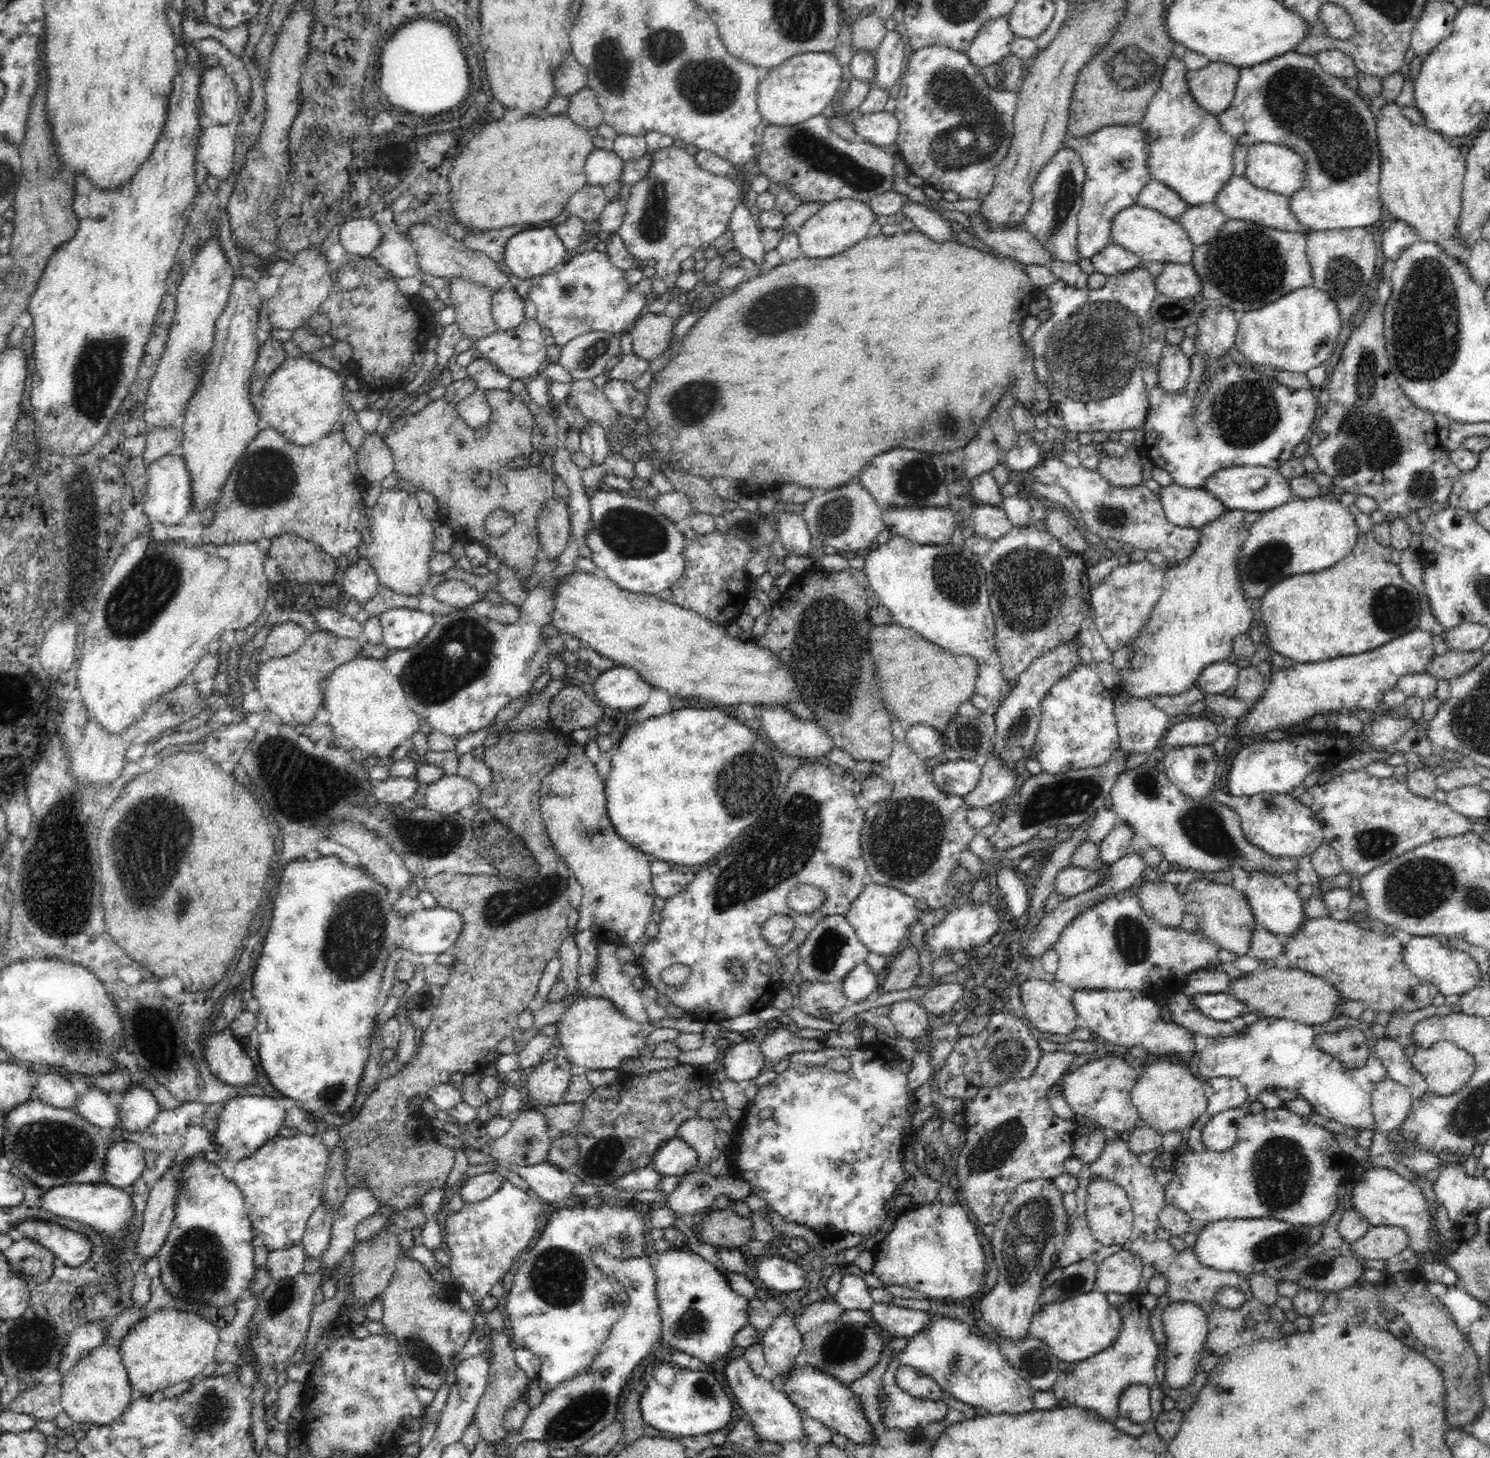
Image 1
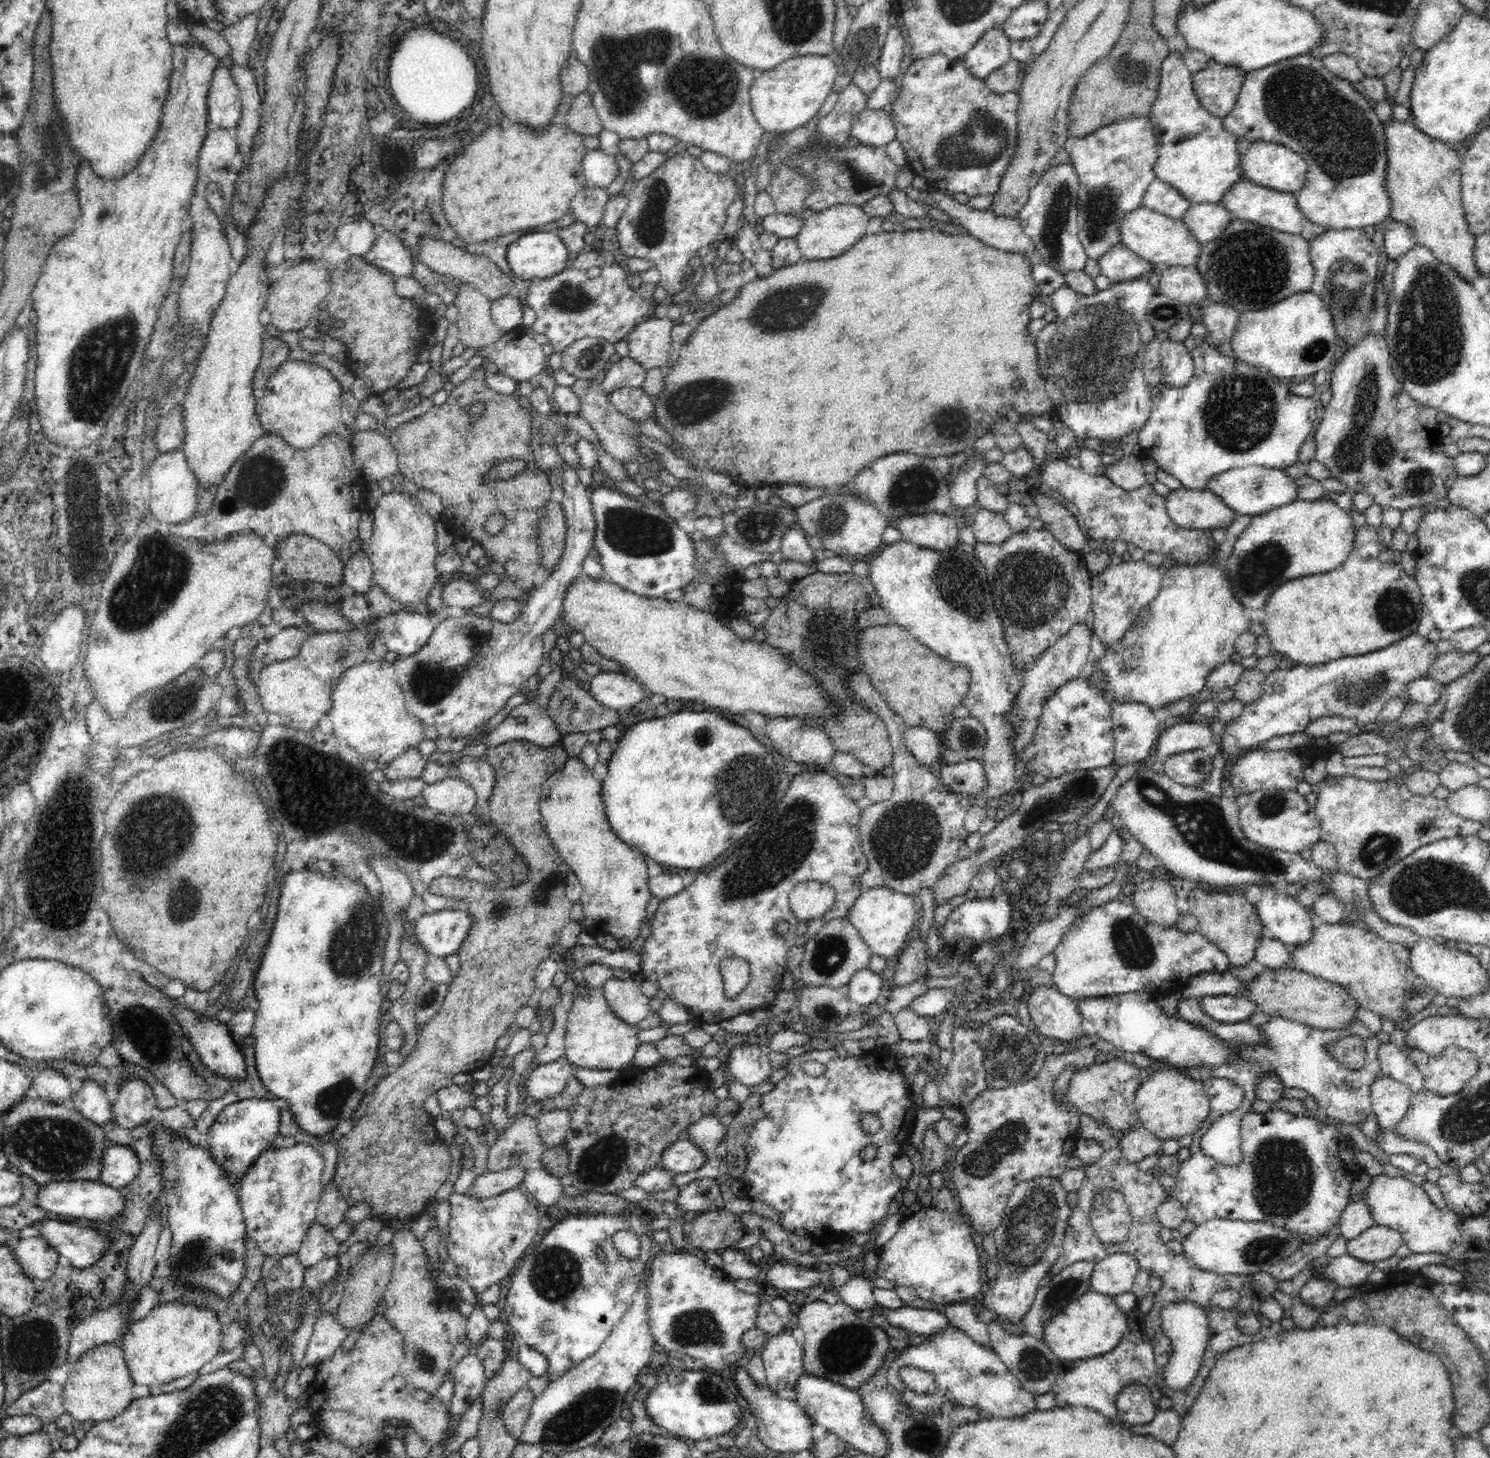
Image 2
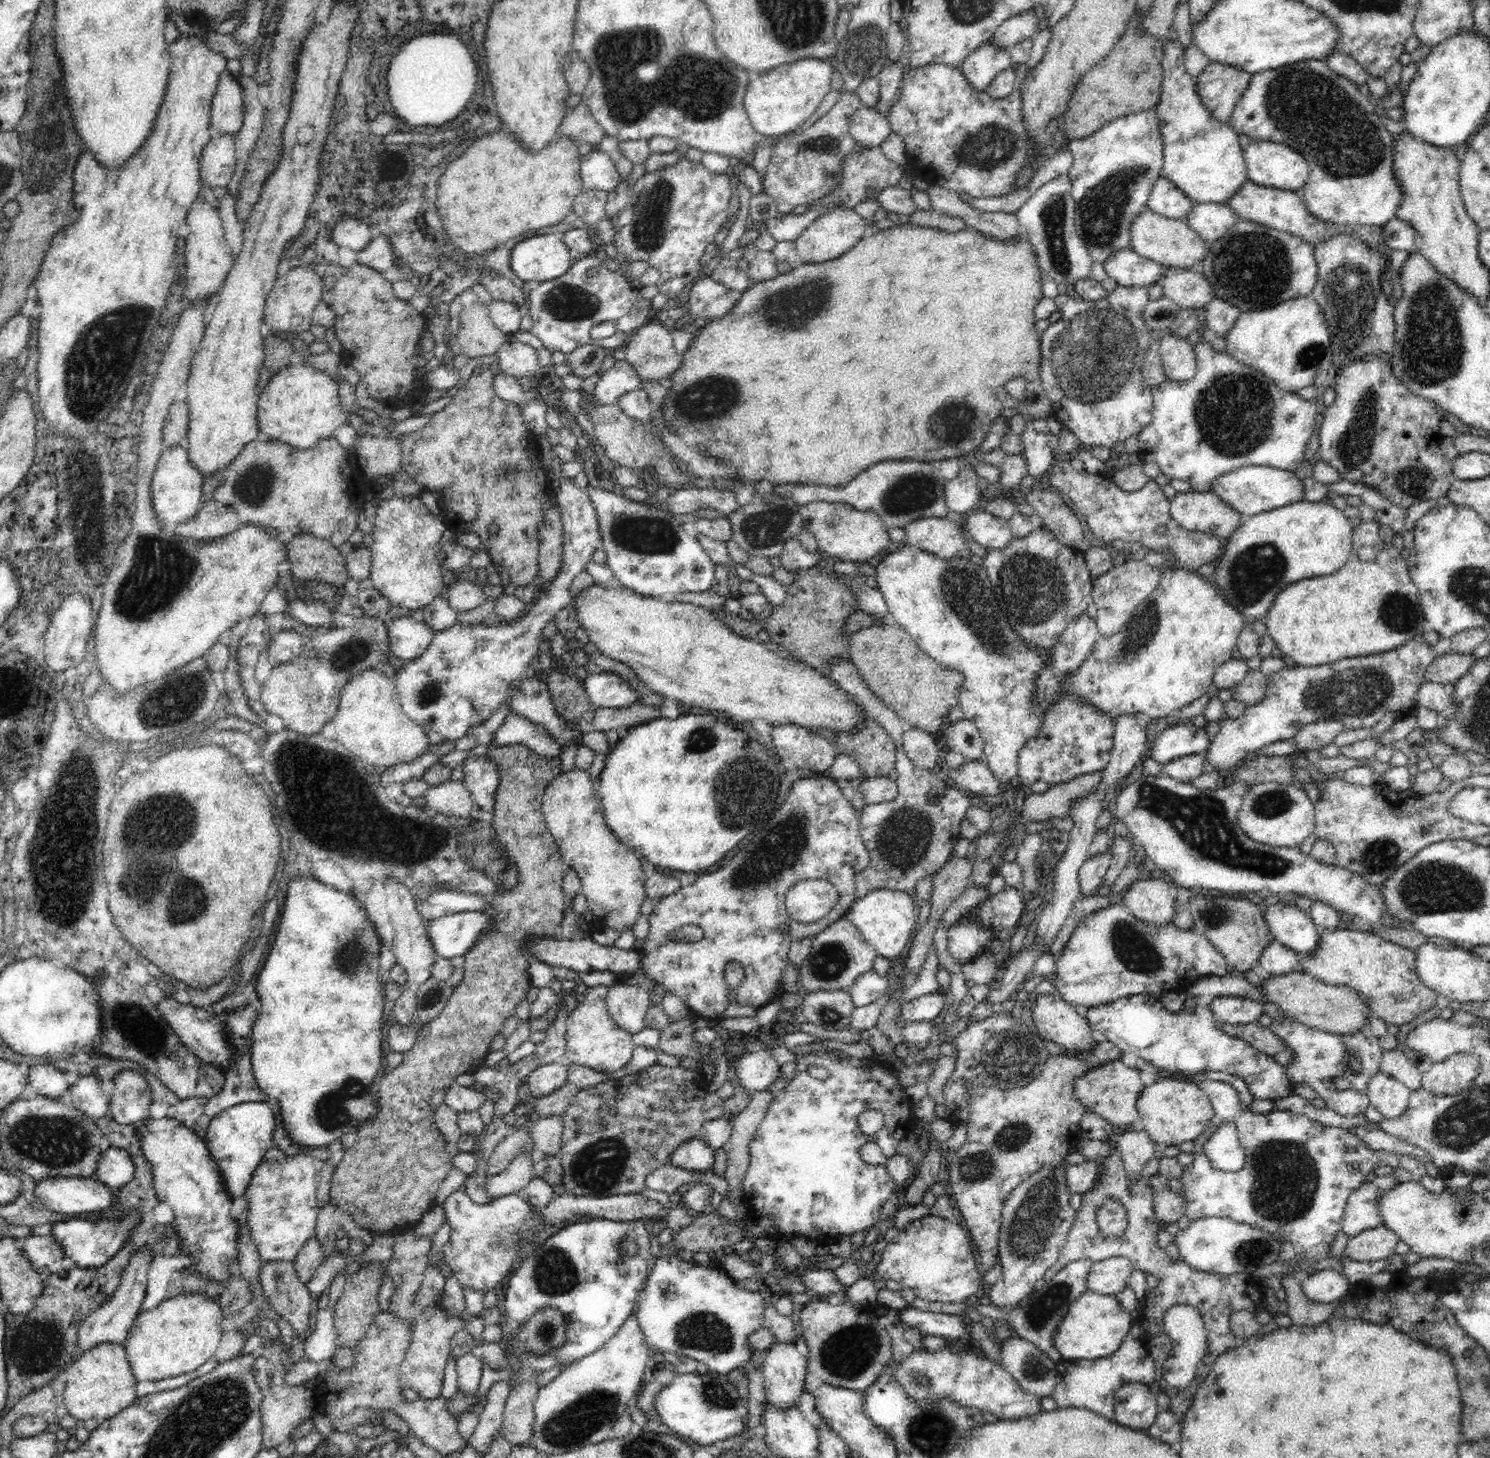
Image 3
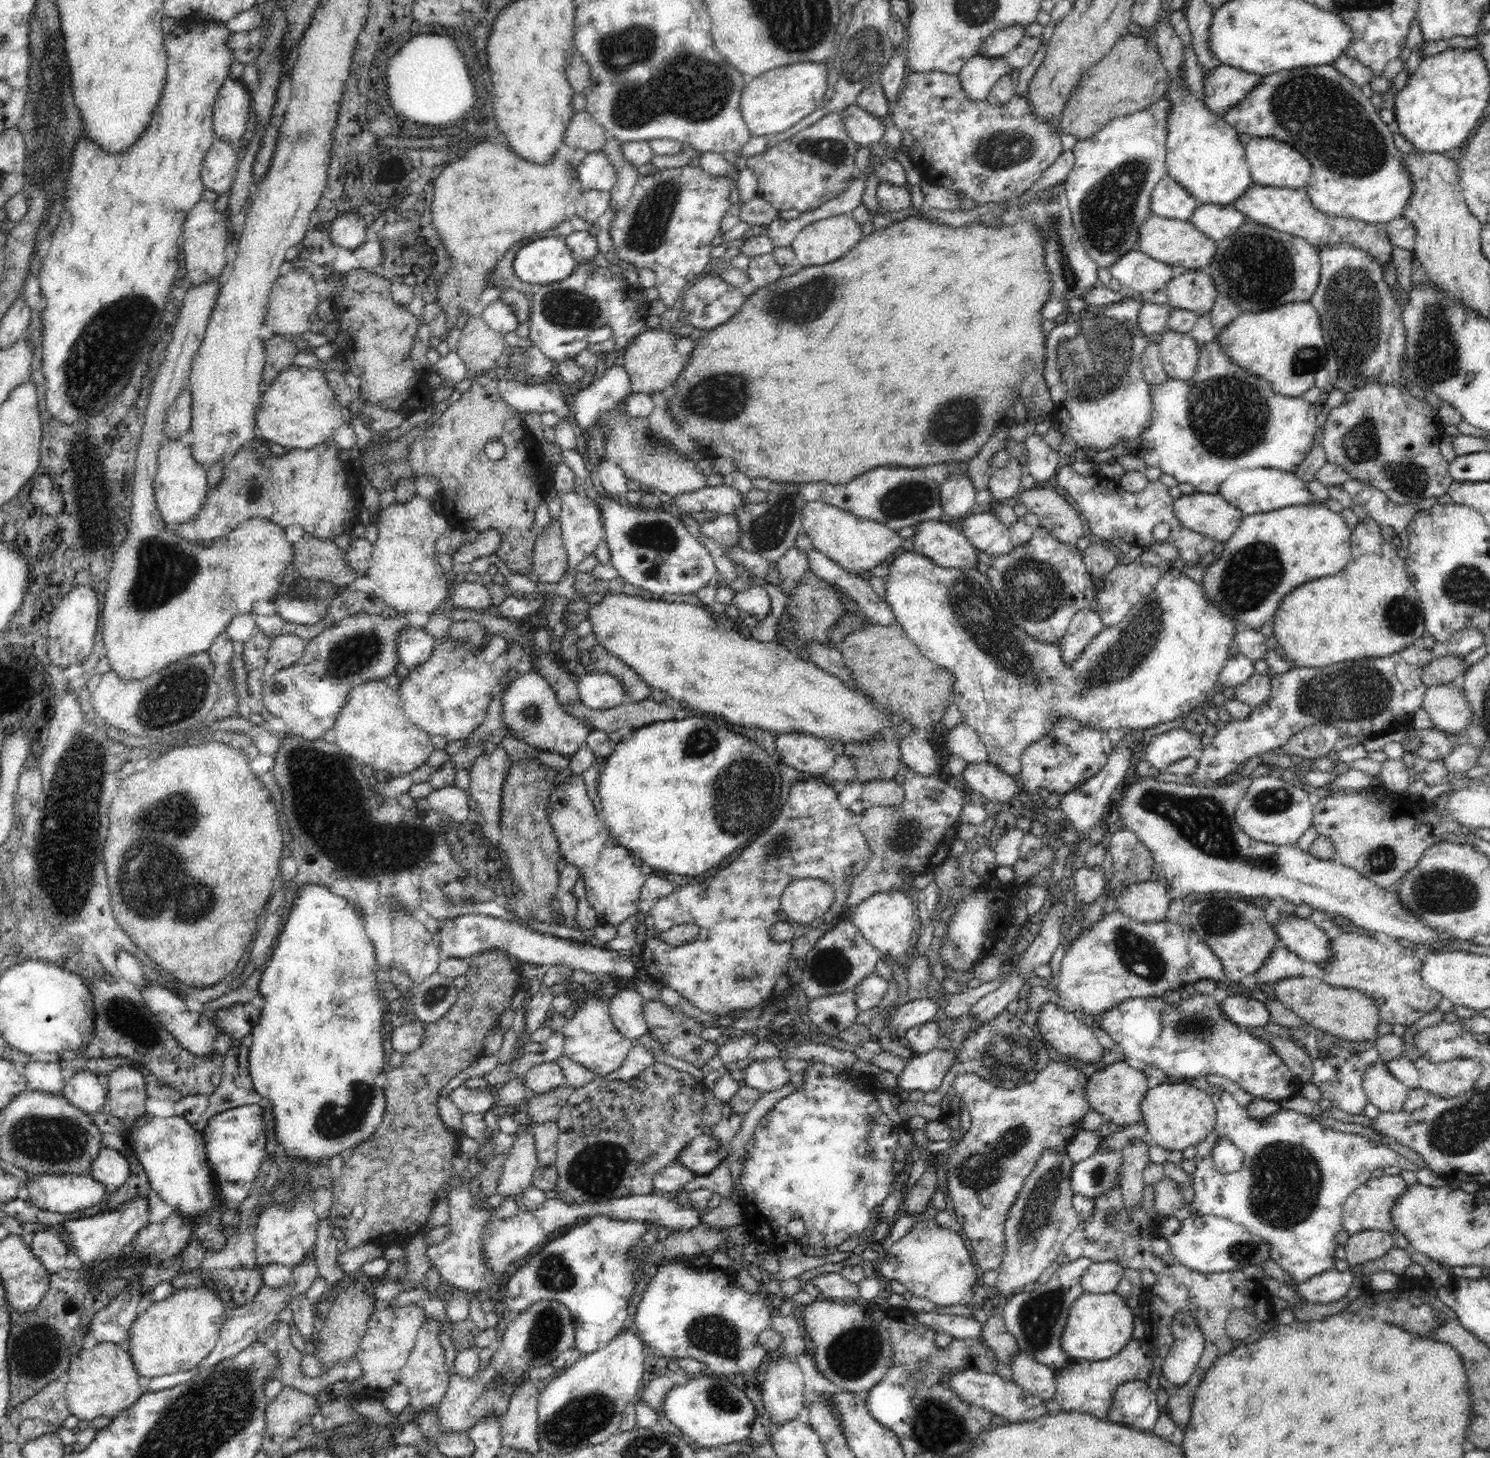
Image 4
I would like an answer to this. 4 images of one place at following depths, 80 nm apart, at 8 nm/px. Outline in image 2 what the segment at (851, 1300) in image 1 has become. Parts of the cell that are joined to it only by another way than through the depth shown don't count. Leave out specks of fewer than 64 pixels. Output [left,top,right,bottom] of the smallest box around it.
[838,1271,877,1311]

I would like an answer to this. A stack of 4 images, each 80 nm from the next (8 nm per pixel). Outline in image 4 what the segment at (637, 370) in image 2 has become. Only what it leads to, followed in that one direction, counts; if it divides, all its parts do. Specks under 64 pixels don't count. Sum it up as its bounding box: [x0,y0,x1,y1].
[572,365,632,432]

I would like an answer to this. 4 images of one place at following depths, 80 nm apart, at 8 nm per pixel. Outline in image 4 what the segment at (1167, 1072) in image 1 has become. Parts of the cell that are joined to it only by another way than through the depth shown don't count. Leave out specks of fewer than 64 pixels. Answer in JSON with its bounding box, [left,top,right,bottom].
[1140,1081,1217,1152]

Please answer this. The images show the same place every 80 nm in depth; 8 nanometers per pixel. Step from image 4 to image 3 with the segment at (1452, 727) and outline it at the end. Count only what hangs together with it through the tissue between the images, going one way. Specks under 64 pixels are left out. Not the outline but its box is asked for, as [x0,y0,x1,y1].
[1416,680,1456,722]

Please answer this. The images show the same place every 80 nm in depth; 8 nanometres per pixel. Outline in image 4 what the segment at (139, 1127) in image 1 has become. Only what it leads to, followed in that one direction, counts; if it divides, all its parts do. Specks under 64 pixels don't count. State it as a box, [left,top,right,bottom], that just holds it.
[107,1063,147,1125]

